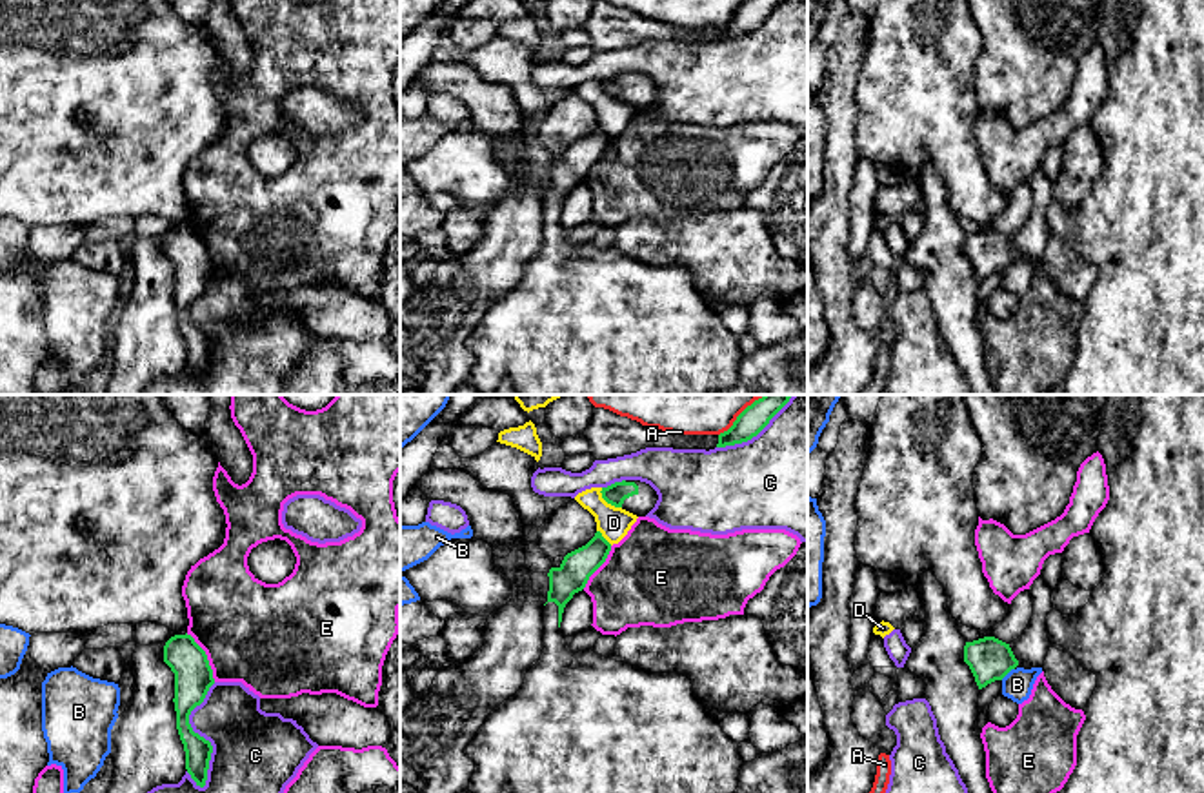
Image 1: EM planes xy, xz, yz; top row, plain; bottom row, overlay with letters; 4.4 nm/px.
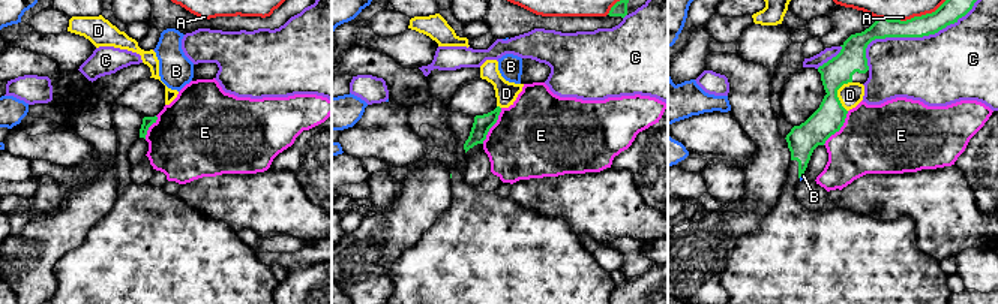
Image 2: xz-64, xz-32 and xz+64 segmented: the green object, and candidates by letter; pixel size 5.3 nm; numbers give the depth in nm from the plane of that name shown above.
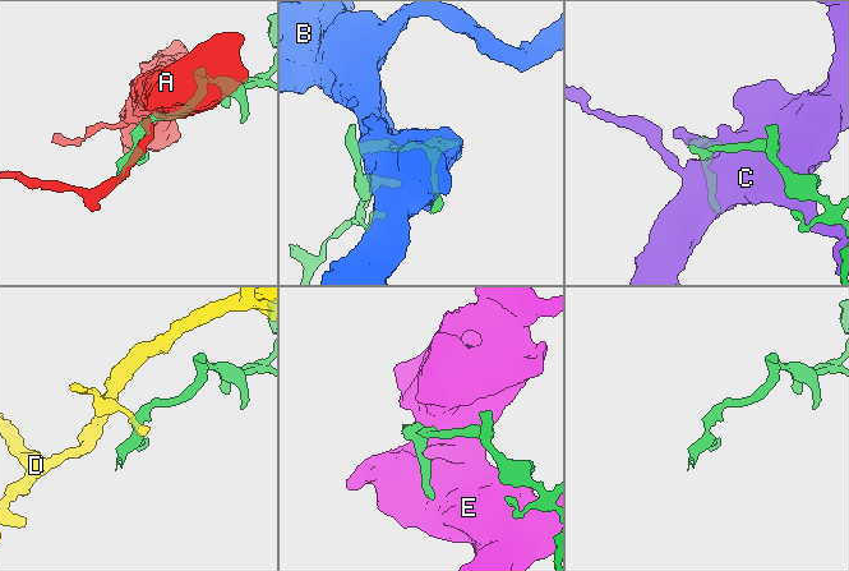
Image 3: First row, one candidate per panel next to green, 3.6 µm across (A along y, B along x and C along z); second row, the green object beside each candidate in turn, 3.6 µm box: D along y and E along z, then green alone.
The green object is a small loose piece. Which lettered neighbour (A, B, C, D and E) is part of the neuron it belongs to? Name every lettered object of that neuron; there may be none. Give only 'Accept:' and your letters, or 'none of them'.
Accept: none of them

